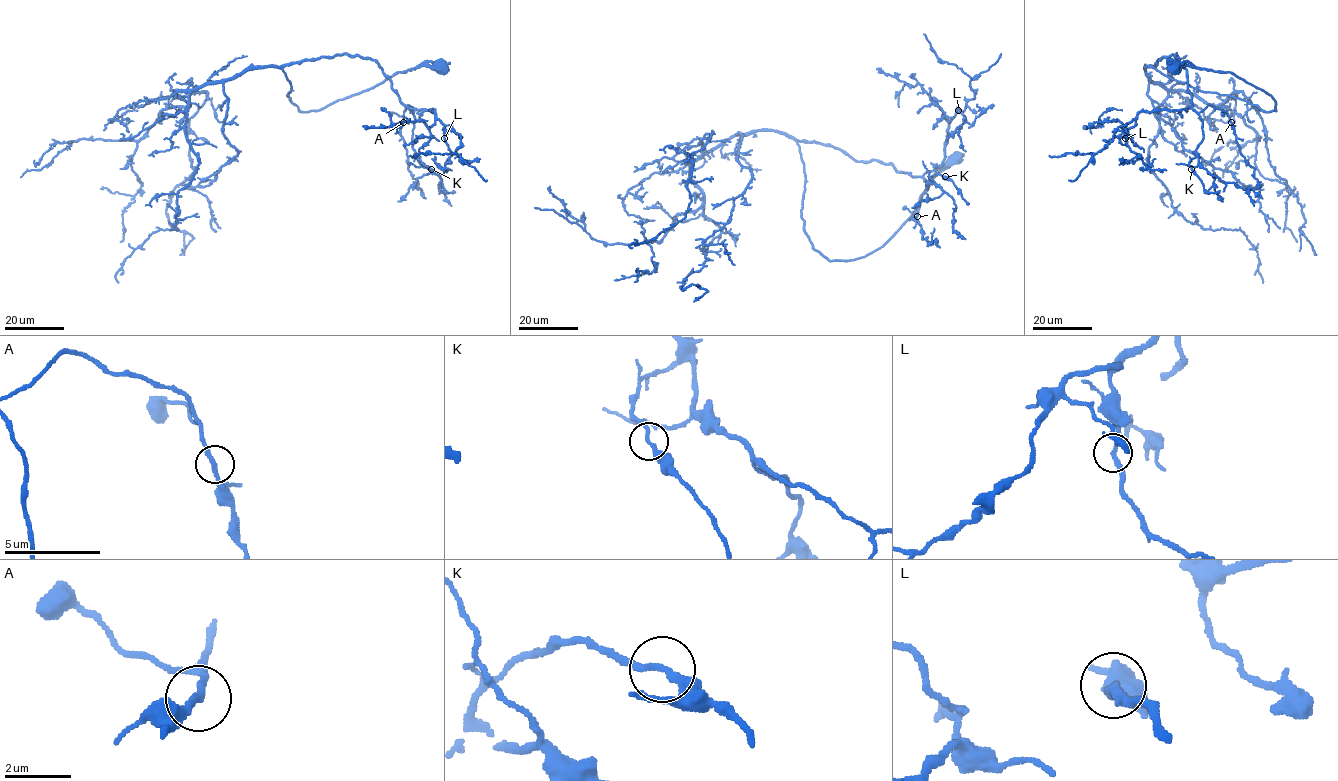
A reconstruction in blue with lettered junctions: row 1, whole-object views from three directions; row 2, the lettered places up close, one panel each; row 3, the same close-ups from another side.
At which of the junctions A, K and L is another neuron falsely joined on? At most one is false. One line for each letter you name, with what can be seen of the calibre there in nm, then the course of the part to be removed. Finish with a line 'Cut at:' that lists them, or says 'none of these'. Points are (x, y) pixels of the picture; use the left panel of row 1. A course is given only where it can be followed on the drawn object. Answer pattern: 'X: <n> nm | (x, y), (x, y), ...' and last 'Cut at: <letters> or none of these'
Cut at: none of these

